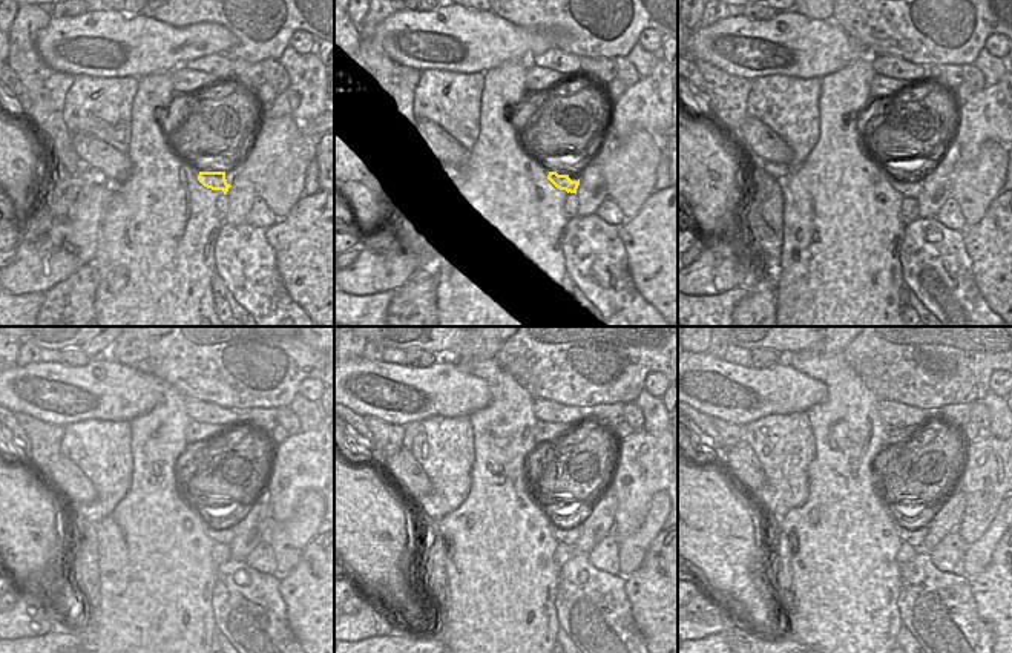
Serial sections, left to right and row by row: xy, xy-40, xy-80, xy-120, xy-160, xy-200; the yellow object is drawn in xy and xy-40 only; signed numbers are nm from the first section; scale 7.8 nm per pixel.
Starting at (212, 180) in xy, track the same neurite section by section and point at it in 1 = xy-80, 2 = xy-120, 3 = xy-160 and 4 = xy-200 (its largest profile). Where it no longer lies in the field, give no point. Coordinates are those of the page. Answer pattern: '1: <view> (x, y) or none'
1: xy-80 (910, 187)
2: xy-120 (224, 534)
3: xy-160 (569, 535)
4: xy-200 (916, 535)

